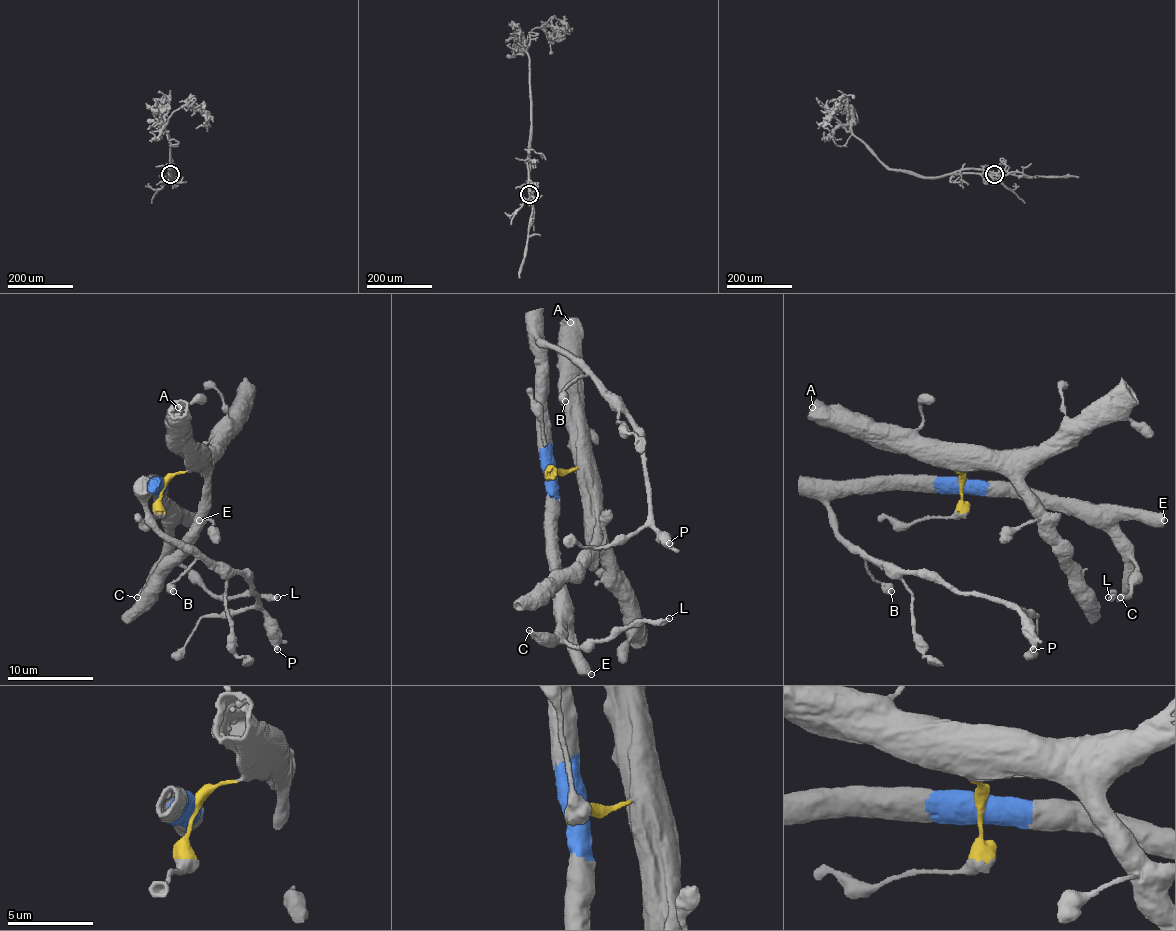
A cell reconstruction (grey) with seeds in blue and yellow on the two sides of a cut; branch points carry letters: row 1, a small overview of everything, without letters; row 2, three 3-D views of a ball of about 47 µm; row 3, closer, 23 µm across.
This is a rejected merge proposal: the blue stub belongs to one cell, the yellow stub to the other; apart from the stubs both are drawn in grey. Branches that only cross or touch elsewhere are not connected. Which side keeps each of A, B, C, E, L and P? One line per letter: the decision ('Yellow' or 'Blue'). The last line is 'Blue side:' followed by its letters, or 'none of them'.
A: Yellow
B: Blue
C: Blue
E: Blue
L: Blue
P: Blue
Blue side: B, C, E, L, P

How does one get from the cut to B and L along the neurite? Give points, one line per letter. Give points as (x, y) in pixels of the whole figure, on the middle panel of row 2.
B: (555, 470), (544, 389), (544, 348), (538, 339), (544, 339), (587, 373), (579, 376), (564, 391), (566, 401)
L: (555, 470), (557, 608), (564, 638), (581, 647), (587, 640), (605, 638), (641, 621), (669, 619)

